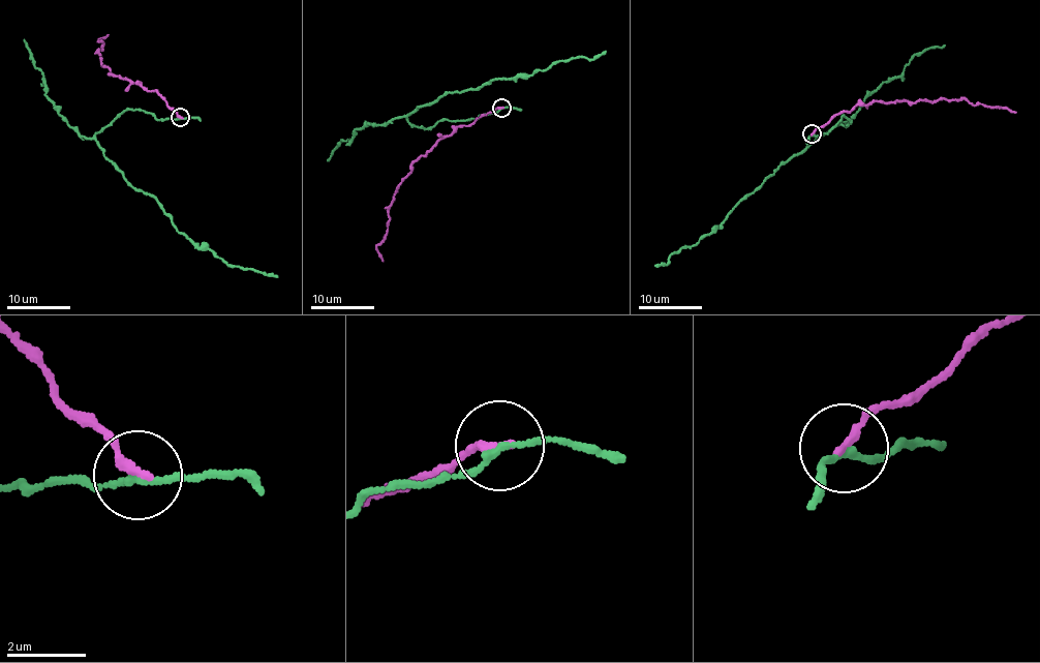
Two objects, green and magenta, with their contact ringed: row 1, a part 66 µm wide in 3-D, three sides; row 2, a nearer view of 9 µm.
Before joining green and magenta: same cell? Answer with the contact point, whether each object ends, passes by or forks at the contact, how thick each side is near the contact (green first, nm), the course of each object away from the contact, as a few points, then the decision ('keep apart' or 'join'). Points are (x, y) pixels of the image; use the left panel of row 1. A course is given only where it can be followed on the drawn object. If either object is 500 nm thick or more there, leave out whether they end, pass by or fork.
at (180, 117); green passes by; magenta ends there; 160 nm thick on the green side, 240 nm on the other; green runs (180, 118), (160, 119), (127, 110), (94, 137), (132, 188), (157, 198), (178, 232), (231, 266), (276, 276); magenta runs (180, 118), (155, 89), (109, 74), (98, 51), (103, 43), (97, 41), (108, 35); keep apart

